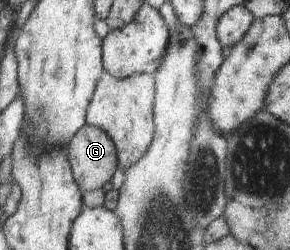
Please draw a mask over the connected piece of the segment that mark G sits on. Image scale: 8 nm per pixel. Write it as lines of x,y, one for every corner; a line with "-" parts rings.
88,124
68,145
70,160
83,191
105,187
120,167
116,141
105,128

